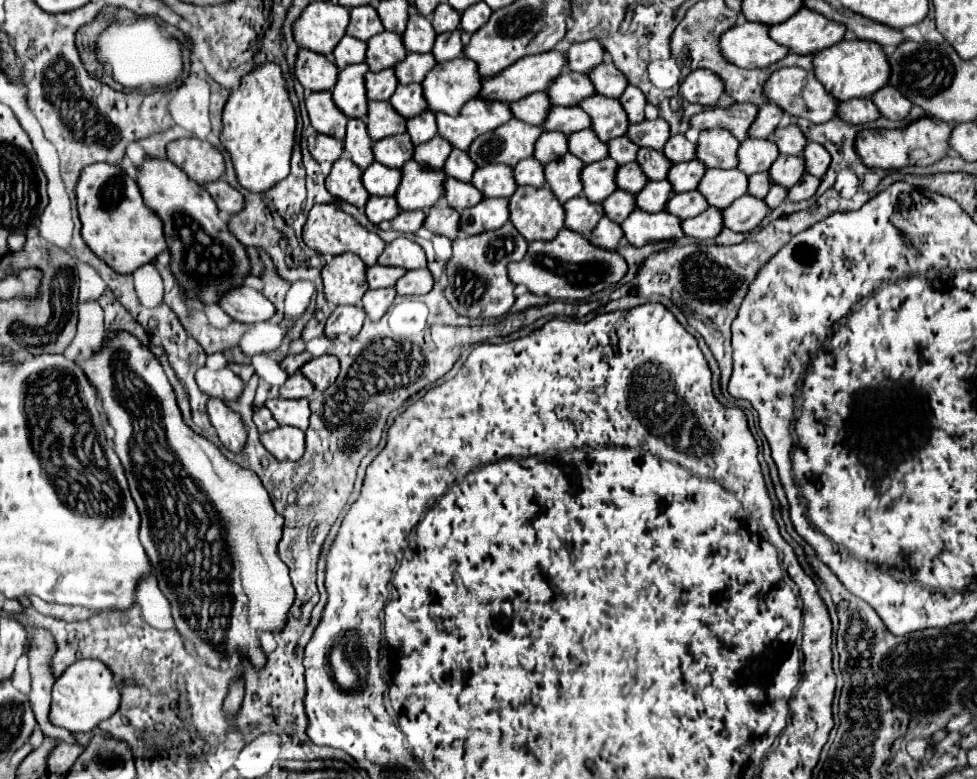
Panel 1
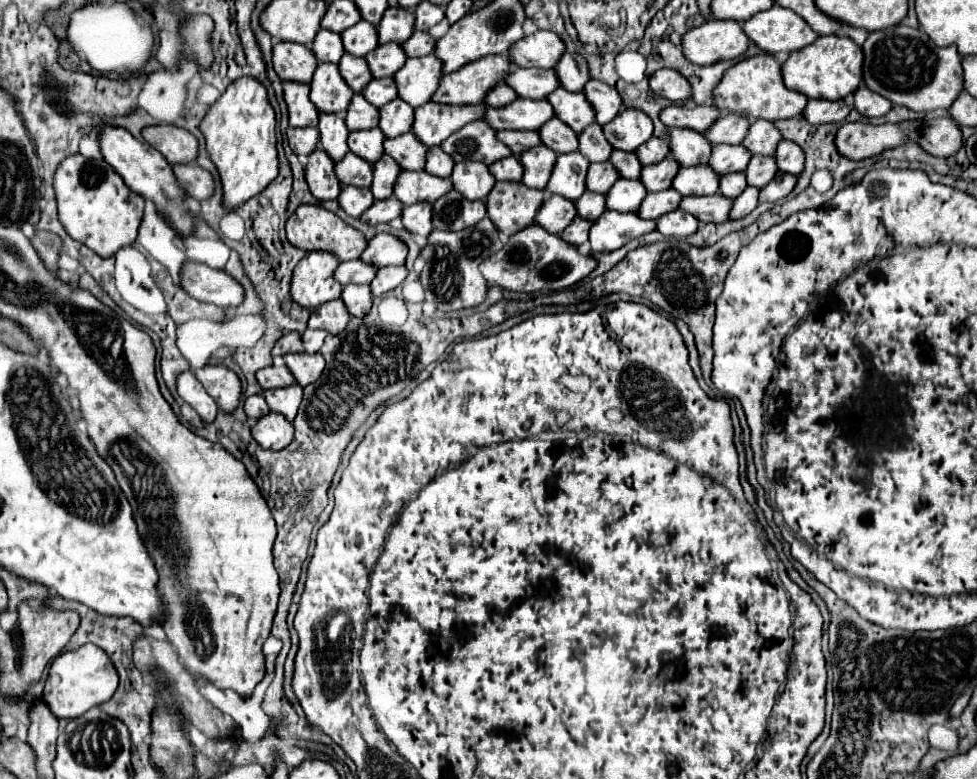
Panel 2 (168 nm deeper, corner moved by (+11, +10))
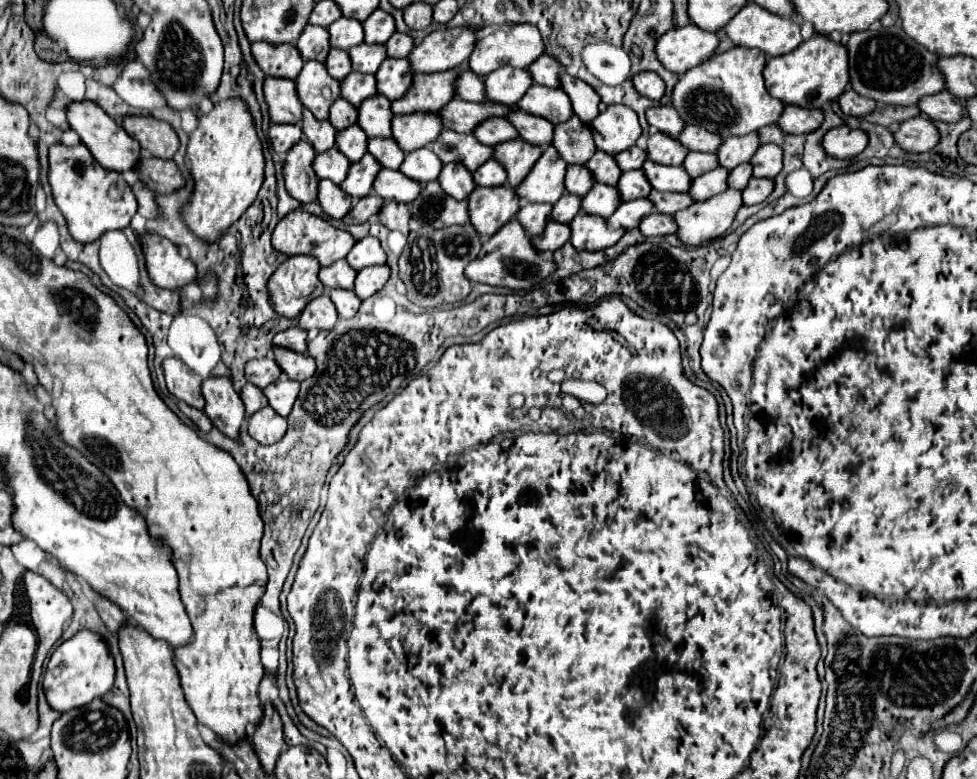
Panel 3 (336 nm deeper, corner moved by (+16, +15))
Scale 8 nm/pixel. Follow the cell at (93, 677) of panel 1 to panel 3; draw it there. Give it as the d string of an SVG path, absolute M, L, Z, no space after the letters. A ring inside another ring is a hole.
M82 629L52 653L42 681L44 695L52 709L64 713L80 705L86 705L96 697L106 695L114 685L114 673L114 659L108 651L108 645L102 641L98 633Z

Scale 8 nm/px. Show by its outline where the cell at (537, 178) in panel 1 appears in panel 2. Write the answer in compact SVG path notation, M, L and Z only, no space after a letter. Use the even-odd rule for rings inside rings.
M509 156L509 158L503 158L501 162L495 162L493 166L489 166L489 172L499 182L519 182L521 180L521 162L517 162L515 156Z

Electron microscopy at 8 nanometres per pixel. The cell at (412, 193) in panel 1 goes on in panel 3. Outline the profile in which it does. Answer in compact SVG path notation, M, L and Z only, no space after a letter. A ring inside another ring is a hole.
M366 153L360 161L350 165L348 177L344 179L344 183L340 183L340 187L356 199L366 197L372 191L372 181L376 179L376 173L380 169L382 169L380 163L374 161L374 157L370 153Z

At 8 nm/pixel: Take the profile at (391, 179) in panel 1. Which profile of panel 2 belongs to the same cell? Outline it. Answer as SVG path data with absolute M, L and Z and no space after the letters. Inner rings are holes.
M345 154L335 162L335 176L341 184L351 184L357 188L369 186L369 174L373 174L373 166L355 154Z

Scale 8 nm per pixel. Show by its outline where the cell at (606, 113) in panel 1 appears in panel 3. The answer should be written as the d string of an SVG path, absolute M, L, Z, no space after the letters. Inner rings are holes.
M532 85L518 105L522 111L544 117L554 125L558 121L568 121L568 117L574 117L568 95L562 89L548 89L546 85Z

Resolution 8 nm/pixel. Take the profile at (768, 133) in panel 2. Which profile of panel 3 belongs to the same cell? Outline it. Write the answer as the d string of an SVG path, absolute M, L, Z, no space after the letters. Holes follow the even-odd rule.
M750 133L748 137L726 137L724 143L718 149L720 165L726 169L734 169L736 165L750 161L752 153L760 147L760 139L756 133Z

